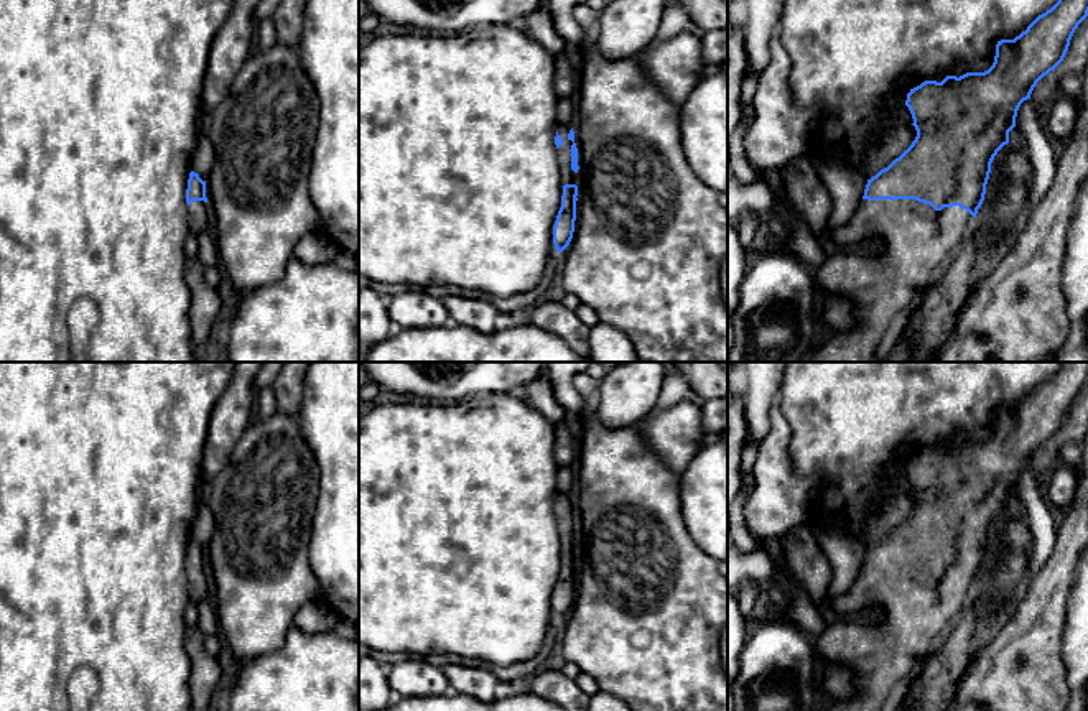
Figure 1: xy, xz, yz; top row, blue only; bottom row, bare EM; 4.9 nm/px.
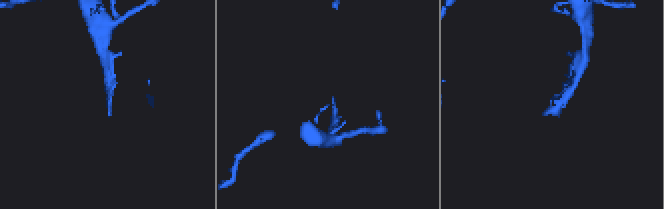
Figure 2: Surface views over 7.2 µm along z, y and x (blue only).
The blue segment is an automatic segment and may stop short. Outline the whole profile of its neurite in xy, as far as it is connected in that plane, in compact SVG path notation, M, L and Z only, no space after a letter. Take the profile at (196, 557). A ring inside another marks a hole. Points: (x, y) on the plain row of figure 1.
M191 540L186 558L188 591L193 604L211 596L211 581L206 566L206 550Z

